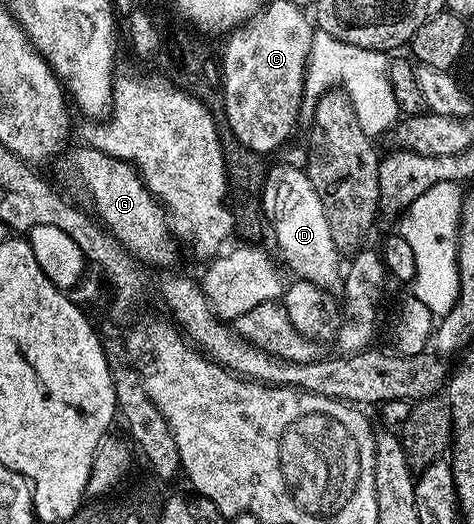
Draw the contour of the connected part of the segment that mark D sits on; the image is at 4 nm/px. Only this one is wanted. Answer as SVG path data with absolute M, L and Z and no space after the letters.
M280 164L272 167L264 182L260 204L263 213L274 222L274 234L282 256L301 281L318 284L333 291L342 282L342 262L338 256L337 239L330 233L322 200L318 197L305 169Z

